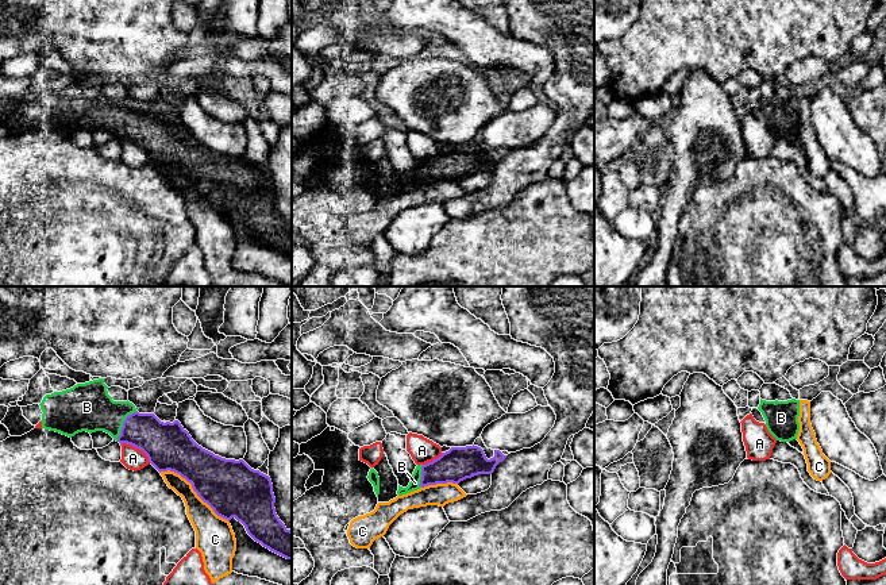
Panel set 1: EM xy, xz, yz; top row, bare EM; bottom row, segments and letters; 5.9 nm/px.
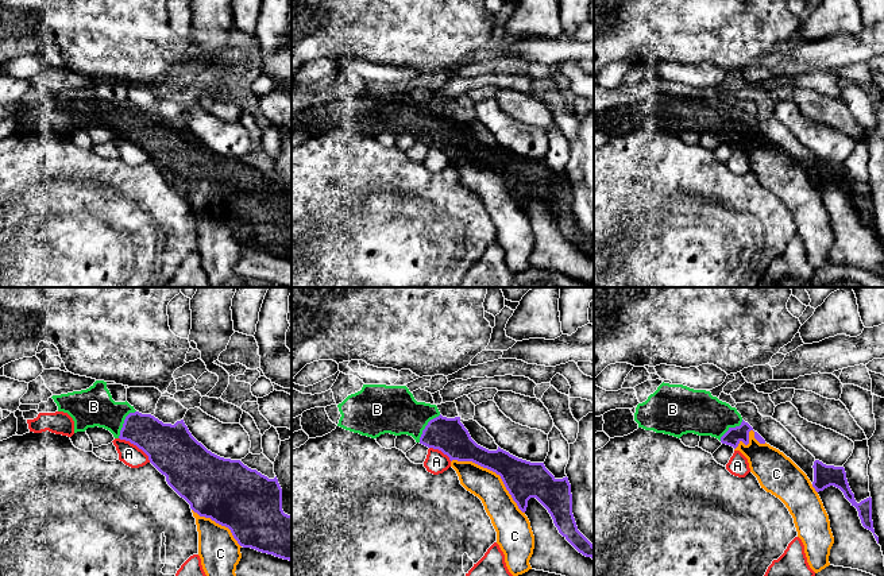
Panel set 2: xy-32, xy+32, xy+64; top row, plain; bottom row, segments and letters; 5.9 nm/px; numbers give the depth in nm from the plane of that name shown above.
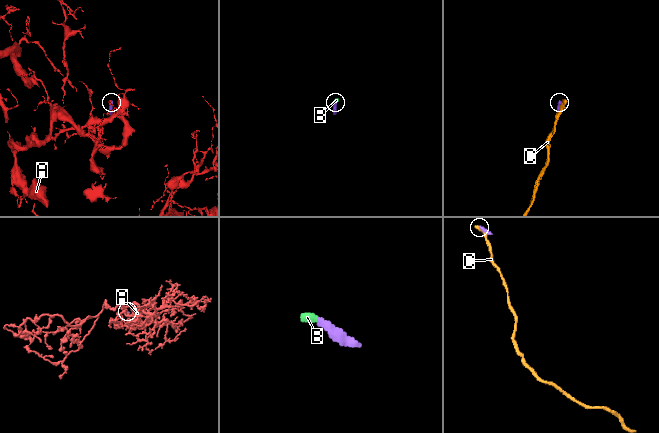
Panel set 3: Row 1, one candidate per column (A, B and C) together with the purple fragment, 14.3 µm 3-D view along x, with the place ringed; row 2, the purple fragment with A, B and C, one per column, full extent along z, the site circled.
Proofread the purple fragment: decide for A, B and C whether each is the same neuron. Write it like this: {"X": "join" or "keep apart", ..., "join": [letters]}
{"A": "keep apart", "B": "join", "C": "keep apart", "join": ["B"]}

